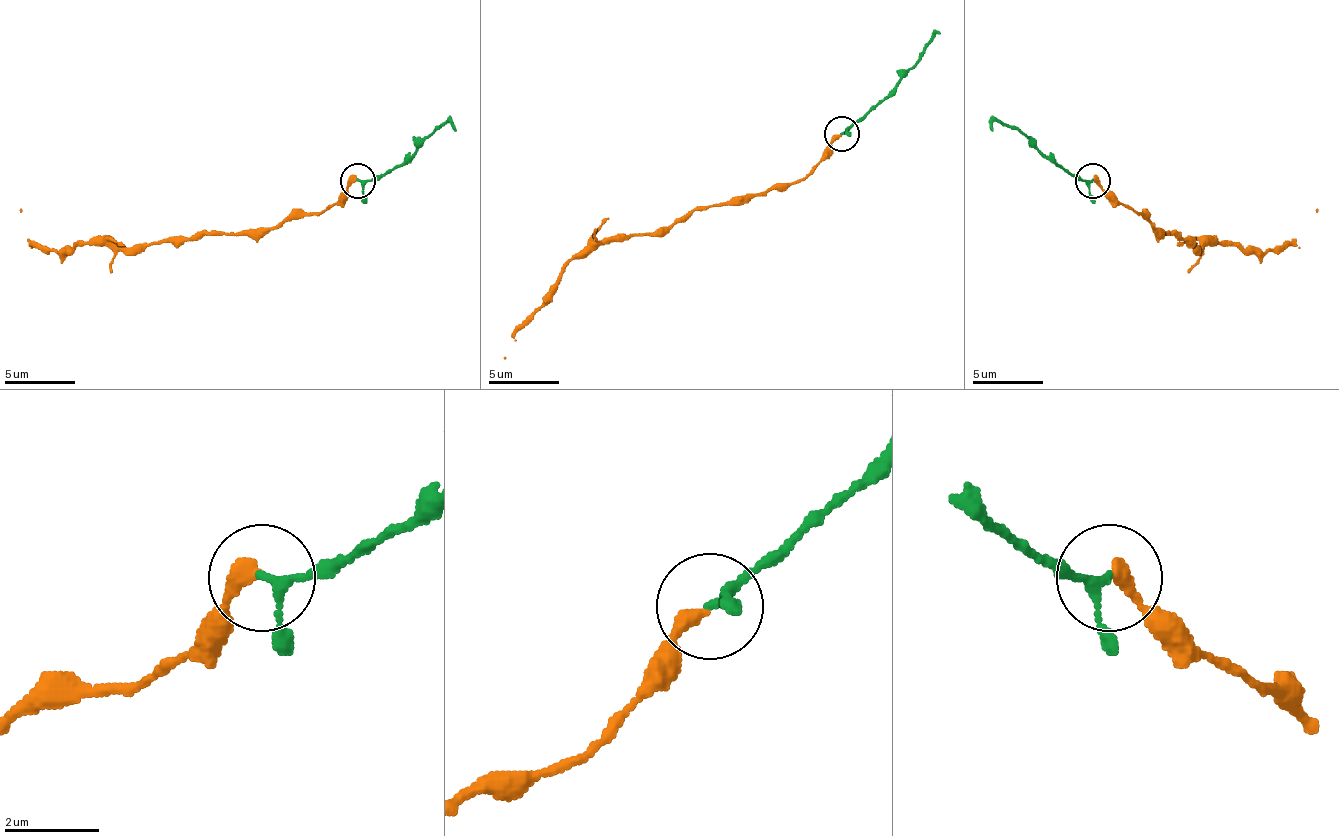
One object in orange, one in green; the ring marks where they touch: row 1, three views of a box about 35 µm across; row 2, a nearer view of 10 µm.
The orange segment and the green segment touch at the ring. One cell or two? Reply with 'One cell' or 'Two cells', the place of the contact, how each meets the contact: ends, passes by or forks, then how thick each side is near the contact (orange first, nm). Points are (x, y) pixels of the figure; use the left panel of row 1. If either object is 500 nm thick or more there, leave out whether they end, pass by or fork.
One cell. Place: (358, 180). At the ring orange ends. At the ring green passes by. Thickness 340 nm (orange) against 170 nm

